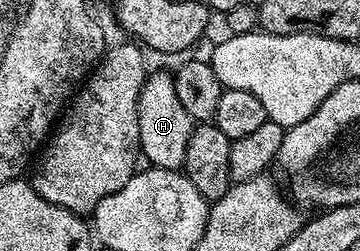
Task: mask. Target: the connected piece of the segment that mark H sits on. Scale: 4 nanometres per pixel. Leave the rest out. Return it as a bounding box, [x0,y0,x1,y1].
[139,72,192,170]

